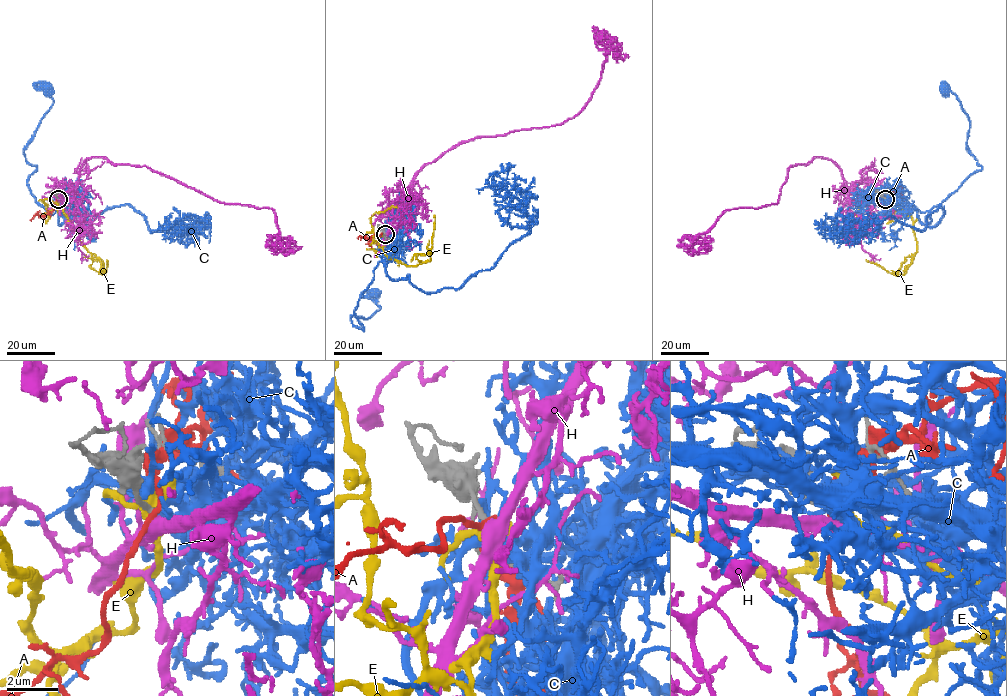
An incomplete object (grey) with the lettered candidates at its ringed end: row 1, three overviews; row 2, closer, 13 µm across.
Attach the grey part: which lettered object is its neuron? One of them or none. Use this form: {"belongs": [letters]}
{"belongs": ["H"]}

